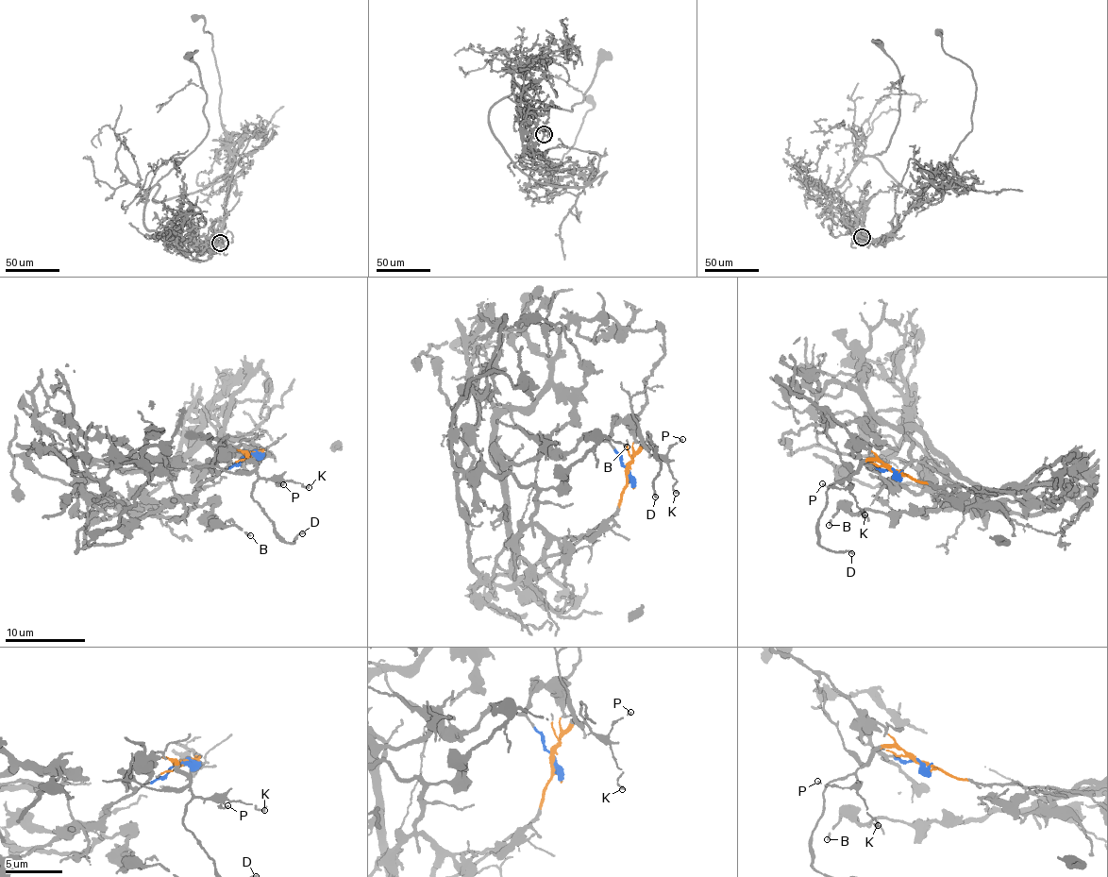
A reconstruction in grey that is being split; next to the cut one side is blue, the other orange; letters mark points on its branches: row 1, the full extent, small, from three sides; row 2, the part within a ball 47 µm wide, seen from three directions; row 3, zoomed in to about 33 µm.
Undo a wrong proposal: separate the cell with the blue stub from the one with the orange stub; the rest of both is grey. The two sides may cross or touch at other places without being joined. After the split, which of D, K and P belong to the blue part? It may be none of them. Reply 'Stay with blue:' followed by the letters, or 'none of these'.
Stay with blue: none of these

